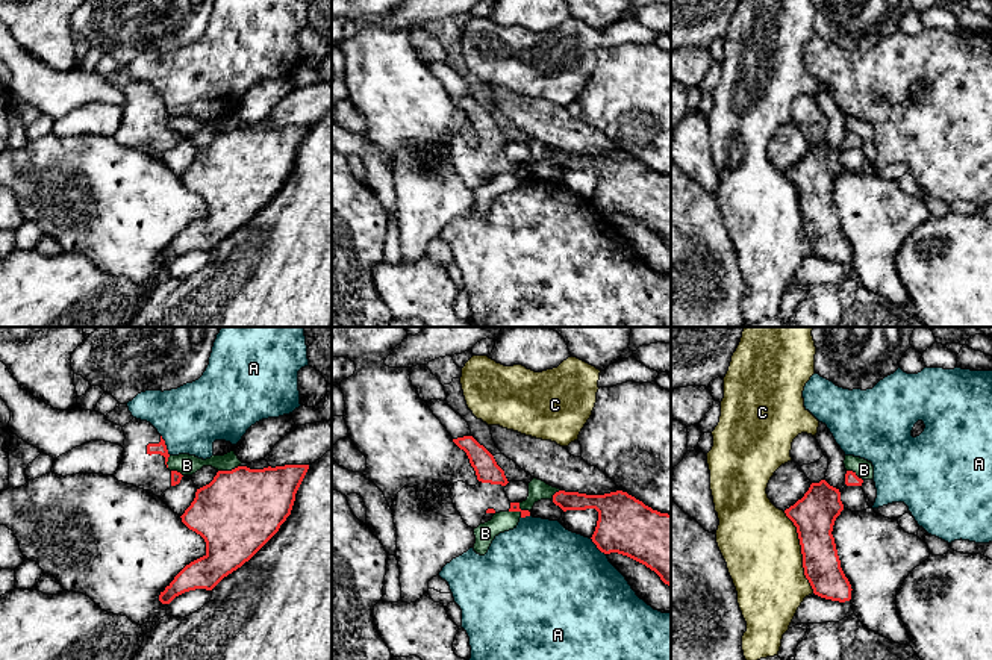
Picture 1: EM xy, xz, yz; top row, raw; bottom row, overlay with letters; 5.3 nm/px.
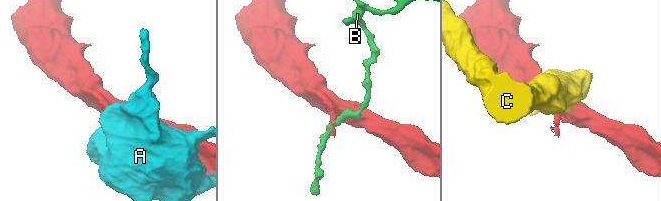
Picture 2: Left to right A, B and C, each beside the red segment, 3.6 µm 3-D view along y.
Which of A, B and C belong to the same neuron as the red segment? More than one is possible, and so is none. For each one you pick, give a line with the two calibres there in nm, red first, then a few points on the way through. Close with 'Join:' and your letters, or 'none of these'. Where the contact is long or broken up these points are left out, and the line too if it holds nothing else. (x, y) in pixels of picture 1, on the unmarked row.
Join: none of these

